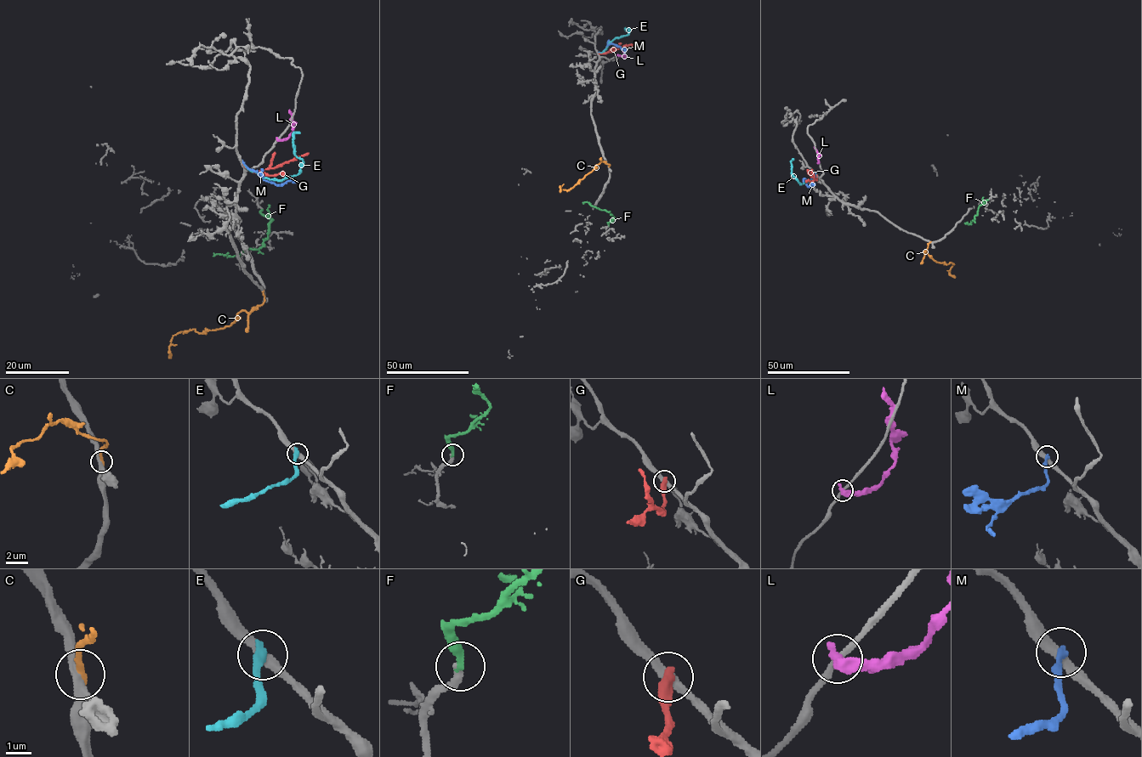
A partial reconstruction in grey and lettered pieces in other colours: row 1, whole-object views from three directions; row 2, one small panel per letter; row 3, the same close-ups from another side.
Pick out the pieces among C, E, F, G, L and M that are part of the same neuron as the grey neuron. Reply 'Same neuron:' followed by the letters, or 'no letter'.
Same neuron: F

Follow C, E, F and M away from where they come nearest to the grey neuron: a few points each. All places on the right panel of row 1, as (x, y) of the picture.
C: (930, 242), (924, 253), (927, 252), (936, 262), (952, 263), (949, 273), (955, 277)
E: (815, 174), (815, 178), (801, 183), (792, 172), (792, 159)
F: (988, 200), (979, 206), (974, 220), (966, 223)
M: (815, 173), (815, 177), (806, 184), (809, 186), (815, 183)

